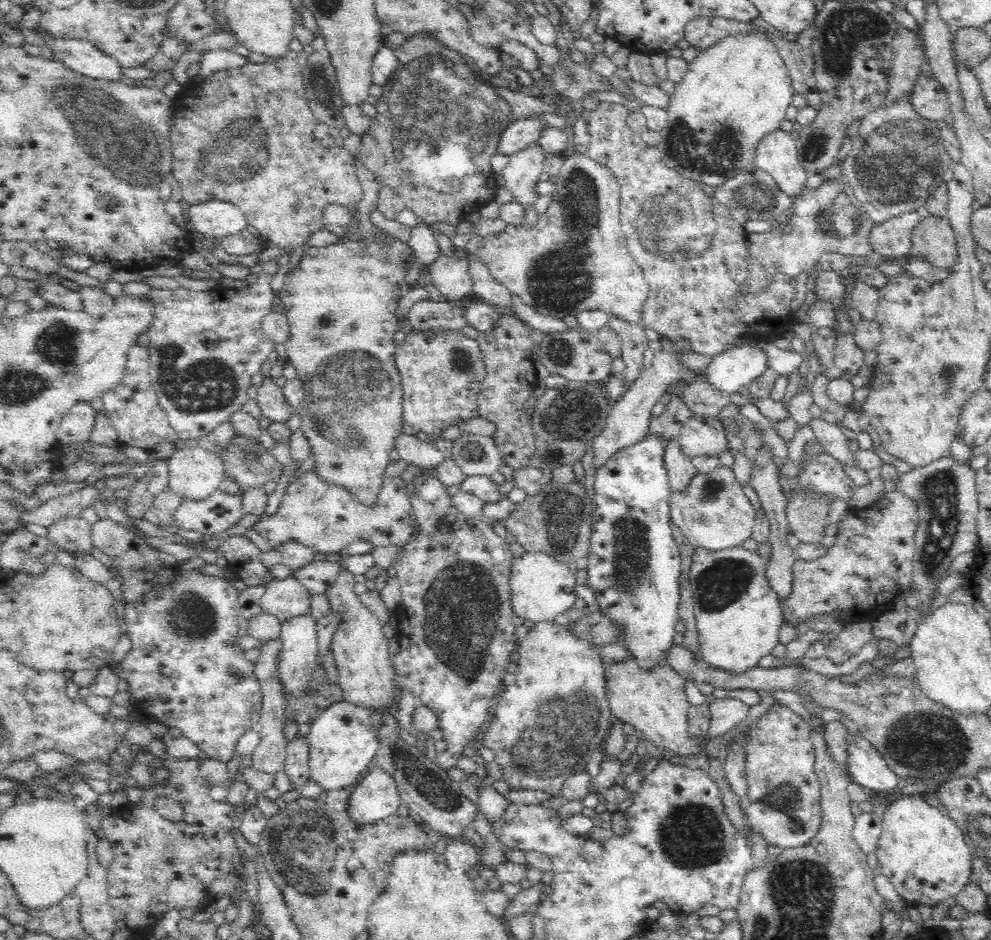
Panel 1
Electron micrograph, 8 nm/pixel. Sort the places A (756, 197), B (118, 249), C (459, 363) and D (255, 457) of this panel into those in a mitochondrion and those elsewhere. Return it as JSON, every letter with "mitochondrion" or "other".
{"A":"mitochondrion","B":"other","C":"mitochondrion","D":"mitochondrion"}

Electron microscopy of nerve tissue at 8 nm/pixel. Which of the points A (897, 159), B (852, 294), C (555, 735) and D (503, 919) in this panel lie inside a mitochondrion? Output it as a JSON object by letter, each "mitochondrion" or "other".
{"A":"mitochondrion","B":"other","C":"mitochondrion","D":"other"}

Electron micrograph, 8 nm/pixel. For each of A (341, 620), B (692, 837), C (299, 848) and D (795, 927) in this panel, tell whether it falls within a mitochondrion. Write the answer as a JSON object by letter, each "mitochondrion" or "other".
{"A":"other","B":"mitochondrion","C":"mitochondrion","D":"mitochondrion"}

